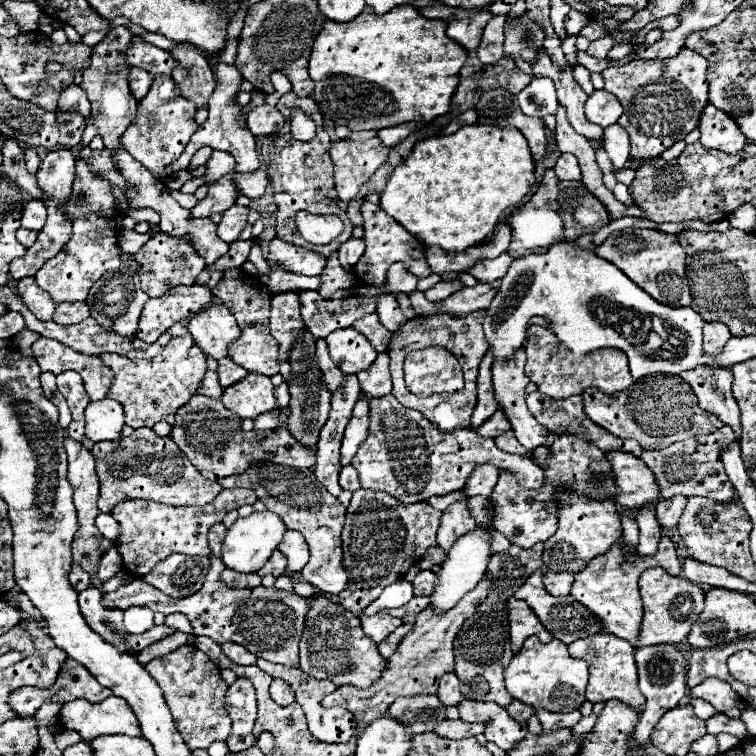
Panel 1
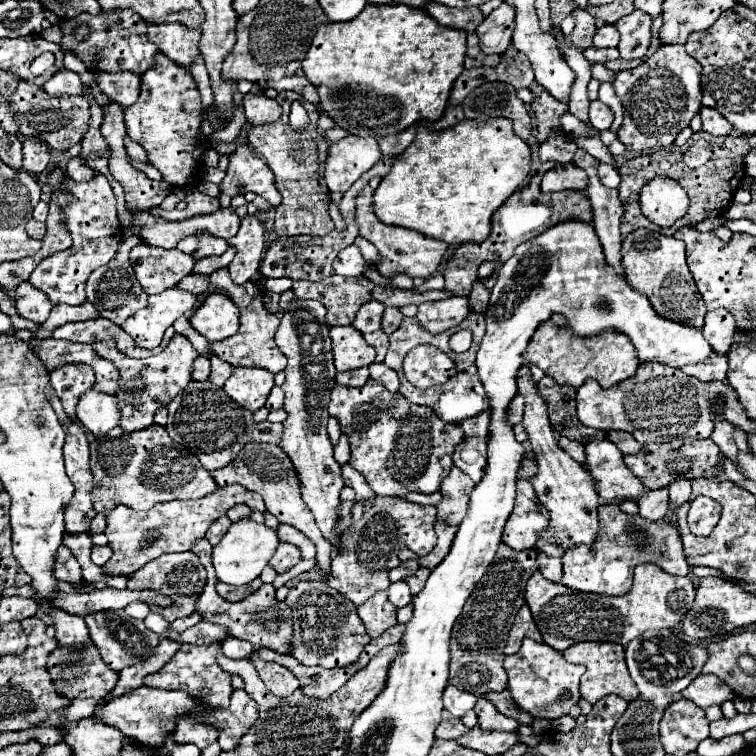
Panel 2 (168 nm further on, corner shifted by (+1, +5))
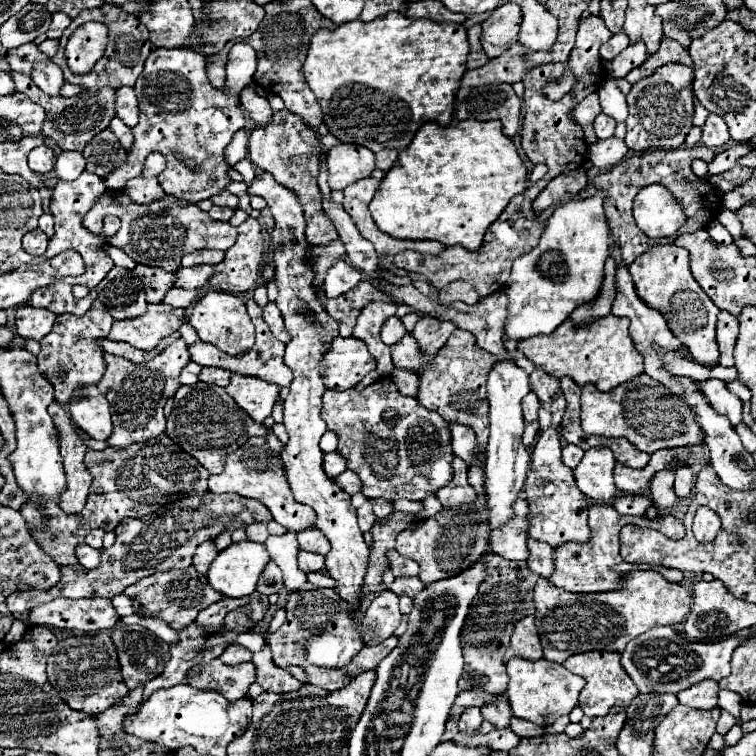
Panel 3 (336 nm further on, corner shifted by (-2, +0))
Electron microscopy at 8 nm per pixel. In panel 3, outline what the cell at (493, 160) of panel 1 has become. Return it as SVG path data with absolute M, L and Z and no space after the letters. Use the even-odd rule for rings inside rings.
M457 121L447 127L427 123L427 127L421 127L419 135L415 135L411 147L399 153L395 167L385 173L369 211L377 227L391 237L435 239L447 247L461 245L465 249L477 251L483 243L487 227L503 213L511 197L529 187L527 181L527 167L523 165L513 141L503 135L499 121Z

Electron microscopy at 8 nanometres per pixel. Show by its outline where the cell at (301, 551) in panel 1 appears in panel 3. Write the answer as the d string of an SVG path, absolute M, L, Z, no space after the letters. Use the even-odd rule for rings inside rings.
M319 529L301 531L297 535L297 539L299 539L299 549L303 549L303 551L311 551L311 553L319 553L319 555L327 555L329 553L327 537Z

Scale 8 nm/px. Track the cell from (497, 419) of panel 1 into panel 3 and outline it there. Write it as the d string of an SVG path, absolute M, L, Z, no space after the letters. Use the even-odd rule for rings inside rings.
M529 393L525 399L523 399L523 417L525 417L525 423L533 423L537 419L537 409L539 409L539 399L535 393Z

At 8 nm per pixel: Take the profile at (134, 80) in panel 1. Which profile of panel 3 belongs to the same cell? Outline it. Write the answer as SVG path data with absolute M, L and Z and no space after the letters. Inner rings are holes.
M133 87L115 89L115 113L129 127L133 127L137 123L139 109L137 109L137 97L135 97Z

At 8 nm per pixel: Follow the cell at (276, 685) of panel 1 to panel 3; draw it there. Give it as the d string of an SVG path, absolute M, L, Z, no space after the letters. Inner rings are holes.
M263 649L259 653L253 653L253 663L257 669L257 683L271 693L291 693L301 689L301 681L297 681L293 675L289 675L283 667L277 667L271 659L271 649Z

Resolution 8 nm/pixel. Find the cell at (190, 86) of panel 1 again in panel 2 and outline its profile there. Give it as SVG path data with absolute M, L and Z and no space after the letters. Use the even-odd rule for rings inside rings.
M148 24L148 40L154 42L168 58L176 64L190 68L192 60L200 54L200 30L188 30L186 26L174 24Z

